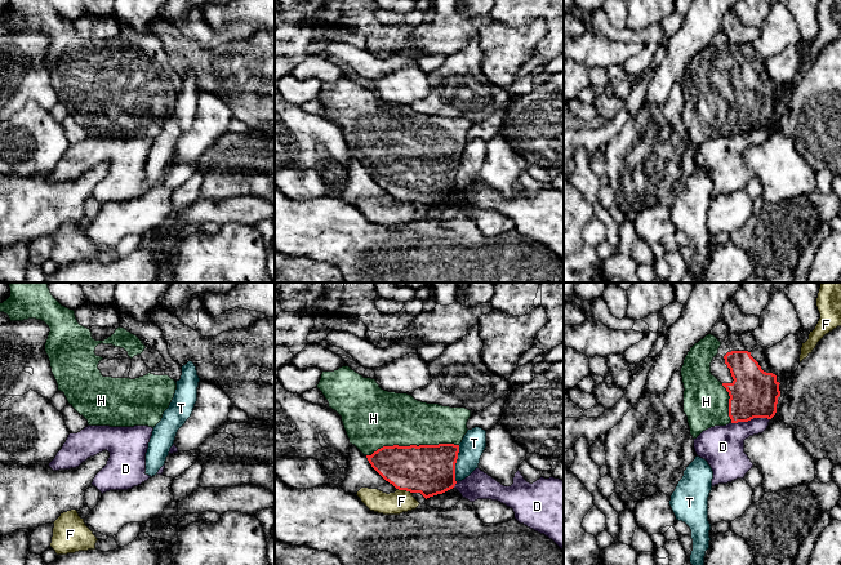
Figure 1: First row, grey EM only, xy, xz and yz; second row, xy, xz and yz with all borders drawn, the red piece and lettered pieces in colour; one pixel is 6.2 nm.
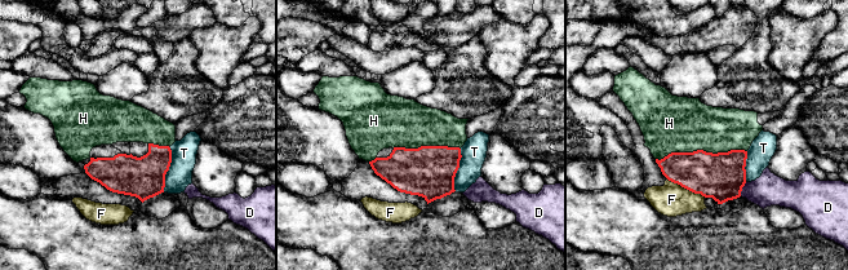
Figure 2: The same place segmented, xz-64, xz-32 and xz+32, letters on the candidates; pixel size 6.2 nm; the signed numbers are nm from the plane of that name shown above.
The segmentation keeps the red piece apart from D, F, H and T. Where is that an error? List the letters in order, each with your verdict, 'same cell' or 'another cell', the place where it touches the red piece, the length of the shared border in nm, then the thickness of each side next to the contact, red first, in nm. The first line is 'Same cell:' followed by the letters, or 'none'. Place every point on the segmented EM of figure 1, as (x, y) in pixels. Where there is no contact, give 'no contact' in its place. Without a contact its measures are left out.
Same cell: H
D: another cell; meets red in yz at (750, 419); contact 240 nm long; 300 nm thick on the red side, 280 nm on the other
F: another cell; meets red in xz at (404, 489); contact 90 nm long; 320 nm thick on the red side, 140 nm on the other
H: same cell; meets red in xz at (412, 445); contact 600 nm long; 320 nm thick on the red side, 340 nm on the other
T: another cell; meets red in xz at (455, 462); contact 240 nm long; 320 nm thick on the red side, 150 nm on the other

